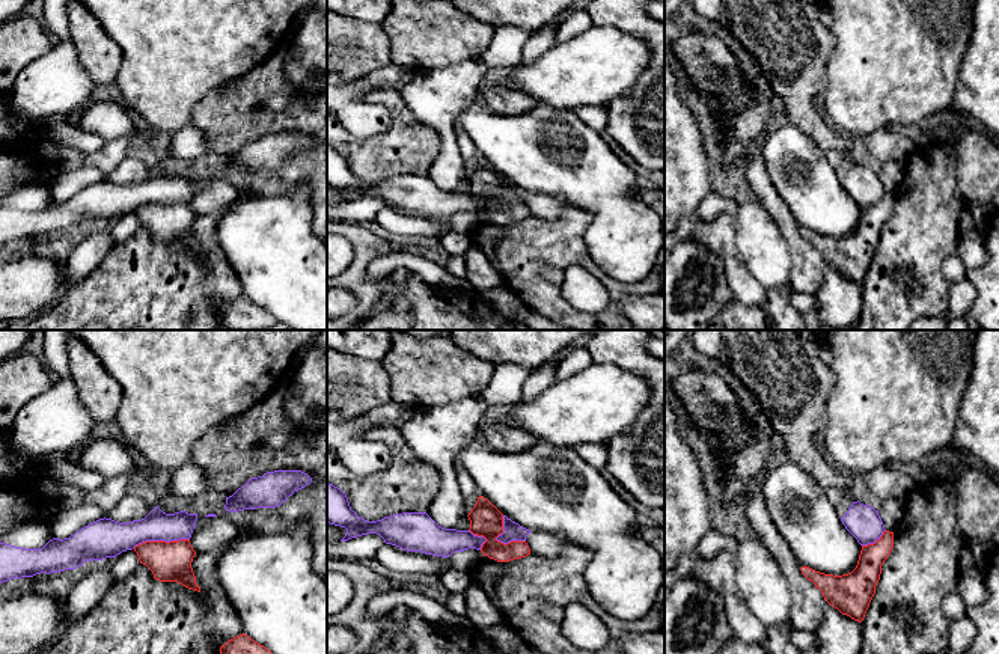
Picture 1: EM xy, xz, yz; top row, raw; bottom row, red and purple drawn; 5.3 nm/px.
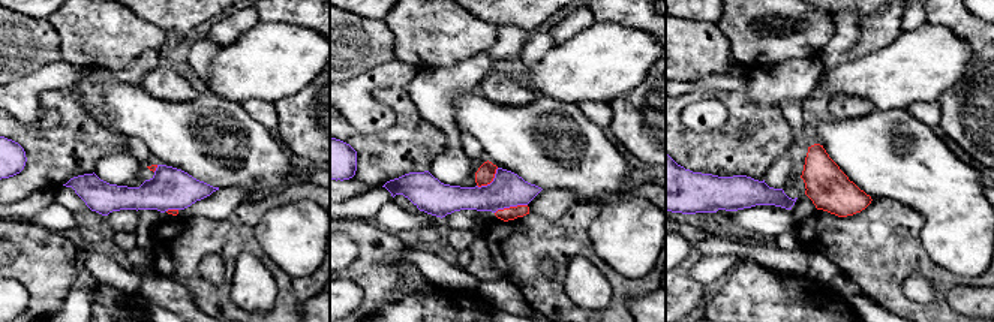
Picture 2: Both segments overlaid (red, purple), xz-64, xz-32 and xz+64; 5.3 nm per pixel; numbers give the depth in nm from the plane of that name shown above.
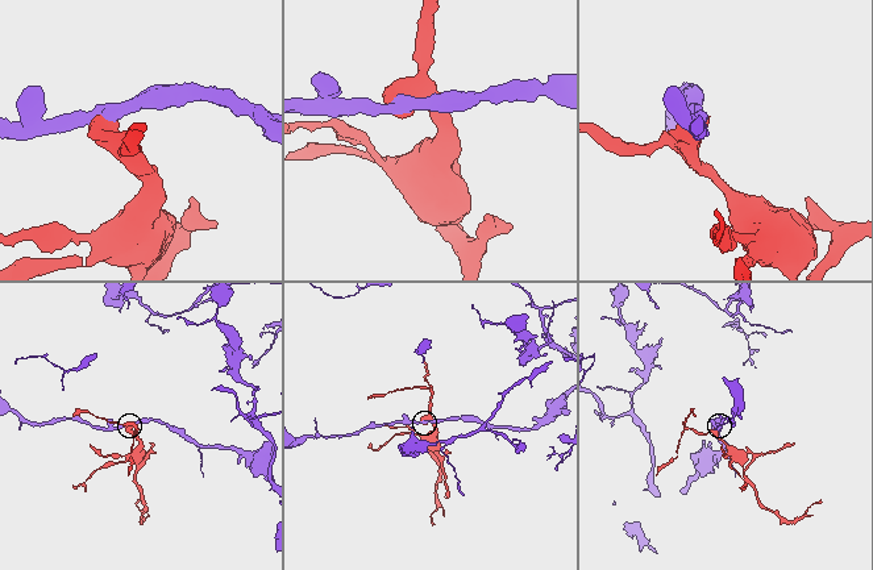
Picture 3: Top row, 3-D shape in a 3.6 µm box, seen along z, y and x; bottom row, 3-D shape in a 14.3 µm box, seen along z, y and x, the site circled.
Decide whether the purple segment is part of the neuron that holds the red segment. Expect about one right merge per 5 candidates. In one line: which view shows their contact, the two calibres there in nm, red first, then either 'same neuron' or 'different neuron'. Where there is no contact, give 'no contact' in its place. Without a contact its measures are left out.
xy | 200/170 nm | different neuron

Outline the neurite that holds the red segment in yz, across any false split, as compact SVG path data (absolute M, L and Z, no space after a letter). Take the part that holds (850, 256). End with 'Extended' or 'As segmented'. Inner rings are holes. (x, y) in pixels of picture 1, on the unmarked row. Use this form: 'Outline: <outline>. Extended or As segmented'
Outline: M894 194L883 197L868 208L862 208L856 231L842 238L824 237L802 229L802 237L818 250L824 262L842 277L862 285L880 243L881 228L894 211Z. As segmented

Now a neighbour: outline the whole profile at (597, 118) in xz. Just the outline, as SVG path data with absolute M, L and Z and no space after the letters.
M577 107L576 115L592 127L595 131L601 133L607 127L607 110L606 107Z

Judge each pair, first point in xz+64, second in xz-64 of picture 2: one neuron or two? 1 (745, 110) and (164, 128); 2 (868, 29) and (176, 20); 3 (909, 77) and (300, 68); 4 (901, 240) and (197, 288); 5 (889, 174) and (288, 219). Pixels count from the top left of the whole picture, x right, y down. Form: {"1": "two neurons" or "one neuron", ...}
{"1": "two neurons", "2": "two neurons", "3": "one neuron", "4": "one neuron", "5": "one neuron"}

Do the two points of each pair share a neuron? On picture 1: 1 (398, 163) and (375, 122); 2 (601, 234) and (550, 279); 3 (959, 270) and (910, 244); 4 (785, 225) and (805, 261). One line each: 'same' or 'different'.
1: different
2: different
3: different
4: same

